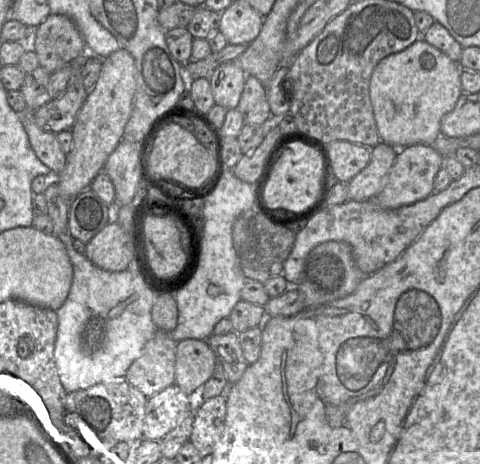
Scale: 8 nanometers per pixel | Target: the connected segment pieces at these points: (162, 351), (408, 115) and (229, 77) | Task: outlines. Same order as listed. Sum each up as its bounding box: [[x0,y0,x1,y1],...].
[[125,332,176,400],[370,38,461,148],[210,61,247,110]]

